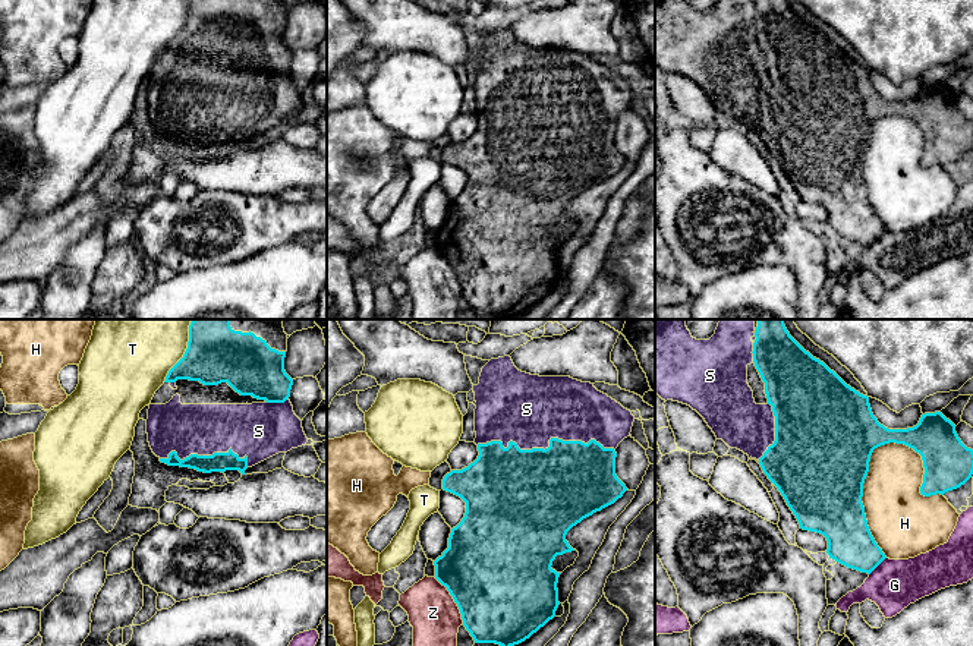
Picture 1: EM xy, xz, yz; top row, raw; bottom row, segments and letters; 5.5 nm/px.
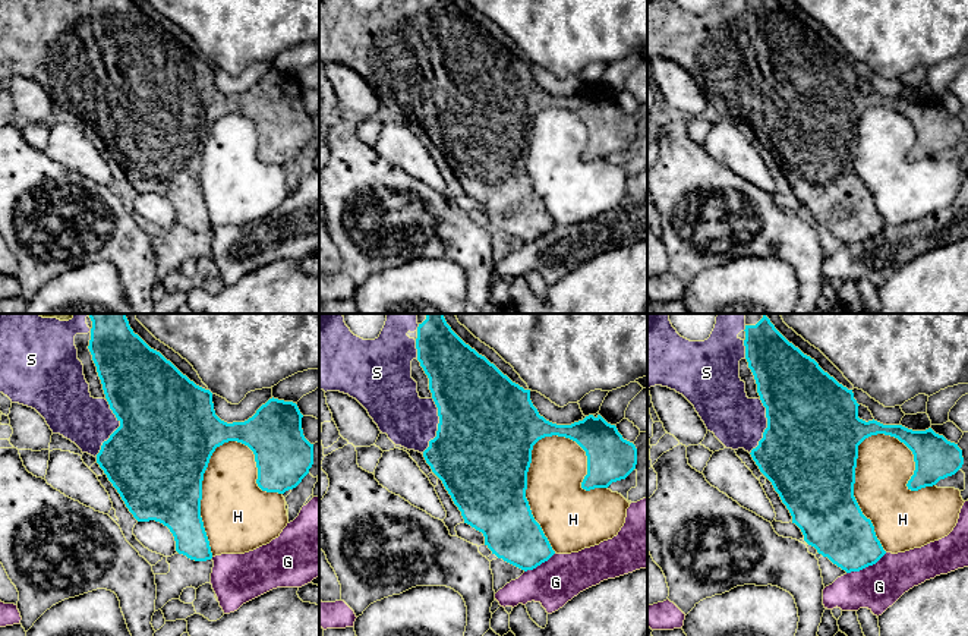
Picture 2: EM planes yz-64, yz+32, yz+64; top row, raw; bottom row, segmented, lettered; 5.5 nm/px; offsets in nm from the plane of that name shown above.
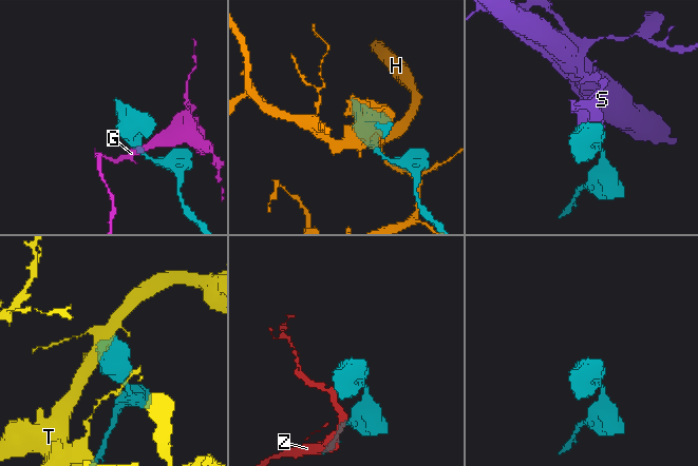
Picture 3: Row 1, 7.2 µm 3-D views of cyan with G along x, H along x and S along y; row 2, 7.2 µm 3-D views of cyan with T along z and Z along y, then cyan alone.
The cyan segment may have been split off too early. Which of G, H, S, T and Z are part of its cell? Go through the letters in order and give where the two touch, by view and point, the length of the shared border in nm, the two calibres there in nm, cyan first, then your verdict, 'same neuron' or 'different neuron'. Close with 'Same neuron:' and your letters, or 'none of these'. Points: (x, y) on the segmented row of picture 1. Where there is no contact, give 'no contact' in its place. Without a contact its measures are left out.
G: meets cyan in yz at (878, 564); contact 140 nm long; 260 nm thick on the cyan side, 280 nm on the other; different neuron
H: meets cyan in yz at (862, 494); contact 650 nm long; 480 nm thick on the cyan side, 360 nm on the other; different neuron
S: meets cyan in xz at (548, 447); contact 750 nm long; 480 nm thick on the cyan side, 380 nm on the other; same neuron
T: meets cyan in xy at (185, 352); contact 360 nm long; 320 nm thick on the cyan side, 480 nm on the other; different neuron
Z: meets cyan in xz at (453, 598); contact 300 nm long; 500 nm thick on the cyan side, 280 nm on the other; different neuron
Same neuron: S

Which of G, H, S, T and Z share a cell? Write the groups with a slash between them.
G / H / S / T / Z

